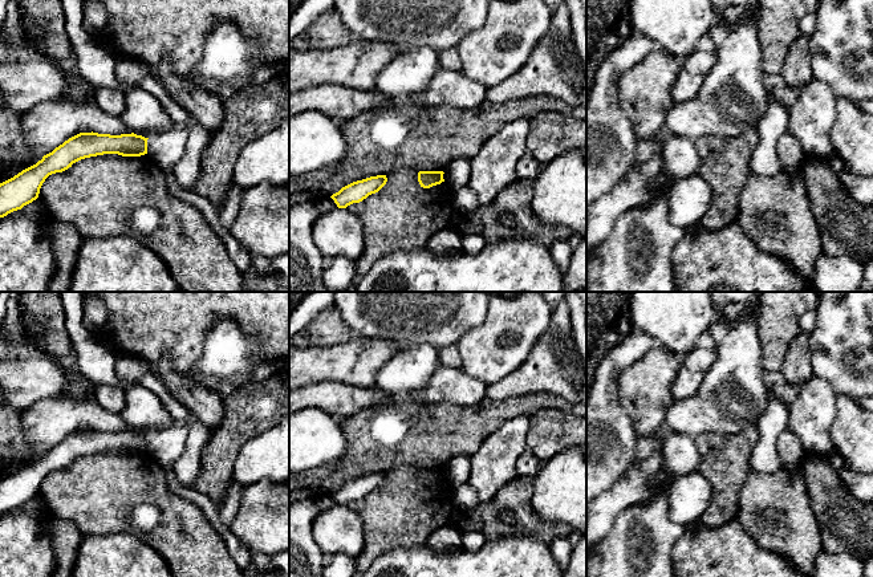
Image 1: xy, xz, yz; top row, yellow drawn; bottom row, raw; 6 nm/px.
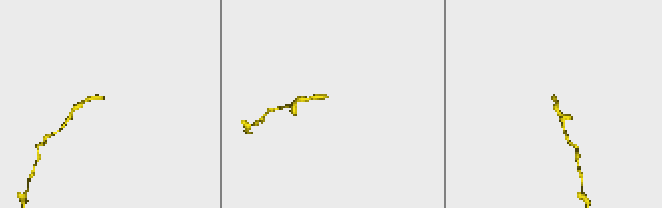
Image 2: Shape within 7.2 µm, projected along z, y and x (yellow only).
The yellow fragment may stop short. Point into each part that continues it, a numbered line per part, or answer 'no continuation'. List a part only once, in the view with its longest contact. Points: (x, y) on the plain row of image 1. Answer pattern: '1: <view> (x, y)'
no continuation

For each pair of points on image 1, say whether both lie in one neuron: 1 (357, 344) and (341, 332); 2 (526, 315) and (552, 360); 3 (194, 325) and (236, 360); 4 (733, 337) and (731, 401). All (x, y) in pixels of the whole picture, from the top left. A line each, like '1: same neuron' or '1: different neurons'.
1: different neurons
2: different neurons
3: different neurons
4: same neuron

